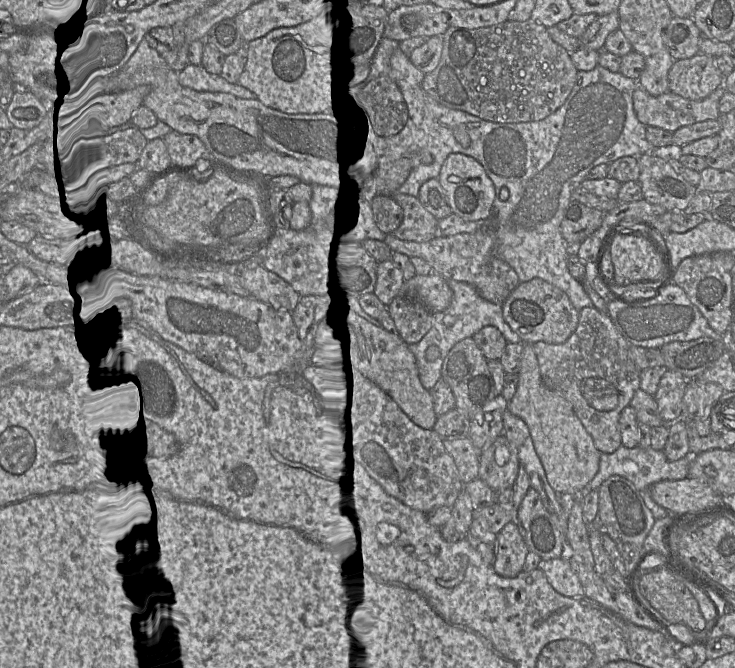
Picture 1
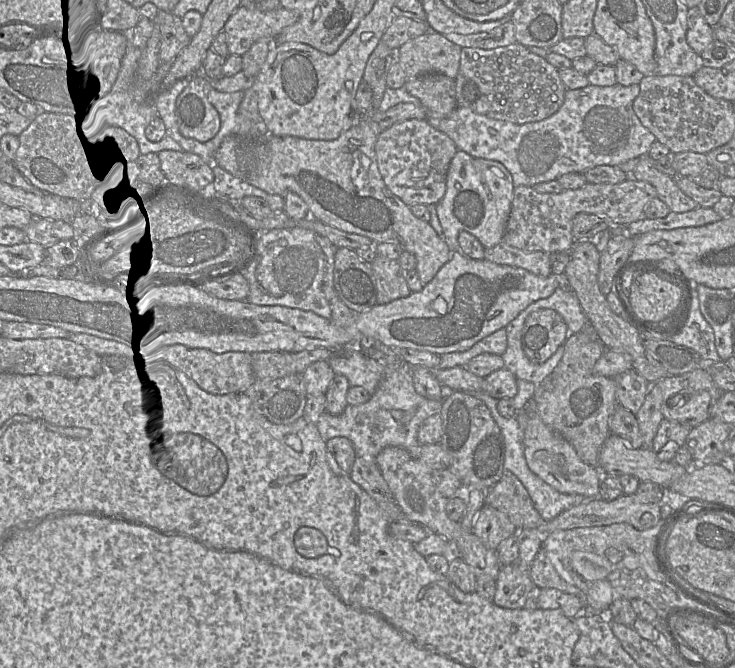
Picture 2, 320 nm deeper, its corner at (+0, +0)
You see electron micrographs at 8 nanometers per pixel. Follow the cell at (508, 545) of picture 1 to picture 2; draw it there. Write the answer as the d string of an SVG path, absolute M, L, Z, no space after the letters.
M517 563L500 566L495 582L496 591L493 602L507 609L523 608L528 594L536 587L527 570Z

